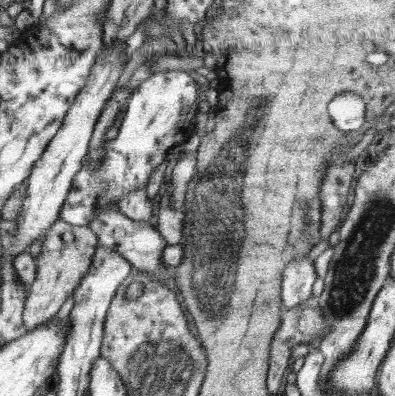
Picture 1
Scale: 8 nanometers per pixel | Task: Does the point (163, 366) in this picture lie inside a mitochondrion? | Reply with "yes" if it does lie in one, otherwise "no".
yes

